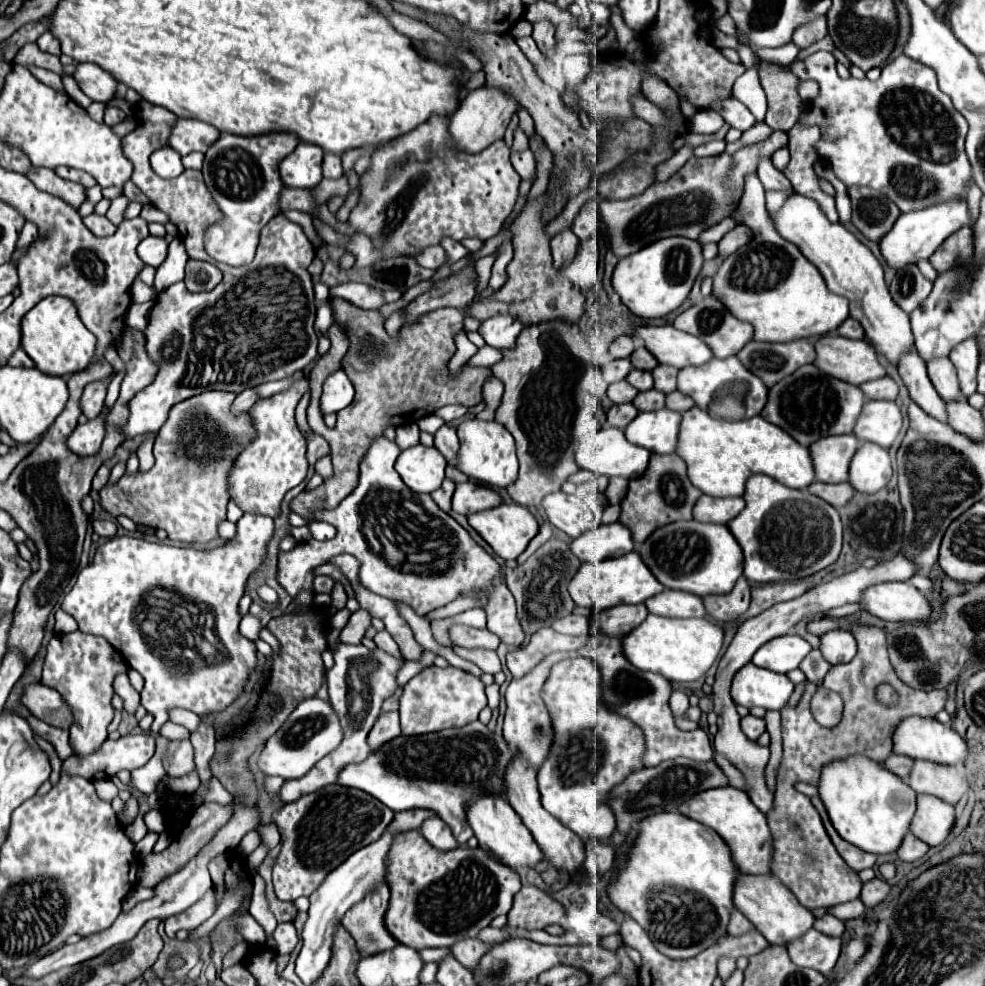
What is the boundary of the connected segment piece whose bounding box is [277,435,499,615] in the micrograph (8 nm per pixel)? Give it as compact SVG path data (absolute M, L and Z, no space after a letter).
M383 435L375 437L371 447L367 449L363 461L361 461L361 475L359 475L359 485L353 489L351 495L347 495L337 509L331 511L321 511L315 515L317 521L327 521L337 527L337 535L331 541L307 541L299 543L293 551L281 553L279 555L279 571L277 571L277 581L287 589L291 597L295 597L303 589L313 589L313 567L327 563L333 555L349 553L359 559L361 571L359 579L363 587L369 591L383 595L387 599L397 599L407 605L411 605L417 615L427 615L429 611L451 603L455 597L459 597L463 591L471 589L489 589L497 571L499 563L481 547L473 541L467 529L463 529L451 515L435 507L435 501L431 497L417 497L399 477L395 471L393 463L401 449L385 439Z

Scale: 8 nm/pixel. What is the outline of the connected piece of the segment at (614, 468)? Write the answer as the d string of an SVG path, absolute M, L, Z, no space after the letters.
M605 425L591 437L591 441L585 447L581 447L577 451L575 459L577 459L581 469L587 469L587 471L591 471L595 475L607 475L607 477L617 477L619 475L619 477L625 477L625 479L637 479L647 469L649 455L651 453L647 449L629 443L621 429Z

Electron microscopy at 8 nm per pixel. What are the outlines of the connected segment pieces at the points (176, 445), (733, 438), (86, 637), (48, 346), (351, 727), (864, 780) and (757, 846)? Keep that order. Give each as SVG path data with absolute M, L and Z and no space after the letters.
M205 391L205 393L195 395L193 399L185 399L183 403L177 403L175 407L171 407L169 417L167 417L167 423L163 423L163 427L159 429L159 433L157 433L157 437L155 437L155 447L153 447L155 465L153 465L149 471L135 471L133 475L127 475L127 473L125 473L119 481L107 483L107 485L99 491L103 511L107 511L107 513L113 515L113 517L125 515L125 517L137 521L139 525L149 525L149 527L155 527L155 529L165 529L171 541L181 541L181 543L209 543L209 541L213 541L213 539L219 539L217 527L219 527L221 521L227 519L229 475L231 475L231 467L233 467L233 463L235 463L239 451L243 451L243 447L247 447L247 443L255 437L255 427L251 425L251 415L249 415L249 411L245 411L243 415L231 415L231 405L233 405L235 397L237 397L237 393L227 393L227 391Z
M693 407L683 413L677 455L687 463L691 483L711 497L741 497L755 469L791 489L807 489L815 481L809 447L799 445L781 427L775 427L761 415L743 421L725 421Z
M83 631L55 635L47 645L41 683L59 691L73 713L69 731L75 755L93 753L107 739L107 725L113 721L113 679L119 673L127 673L127 665L113 661L113 655L115 649L107 639Z
M65 297L43 299L23 317L21 327L23 327L21 331L23 349L35 361L35 367L43 373L49 373L55 377L73 375L85 369L95 357L97 337L83 325L83 321L77 315L77 307L71 299L65 299Z
M341 645L335 653L333 653L335 665L333 669L327 671L327 687L329 687L329 701L333 705L333 709L337 711L343 731L345 731L345 739L343 743L331 751L325 759L321 759L307 775L293 779L293 781L285 781L285 785L281 787L279 795L283 803L295 801L301 795L313 793L325 785L331 785L337 781L337 773L341 767L349 765L349 763L357 763L363 761L369 753L371 747L367 743L367 735L371 731L371 727L375 725L379 713L381 713L381 705L387 697L391 697L399 685L397 685L397 673L403 667L403 659L395 657L383 649L367 649L363 645Z
M859 755L825 765L821 773L821 783L819 783L819 795L827 807L827 813L831 817L835 831L849 843L855 843L859 849L869 851L873 855L895 853L905 833L909 831L911 819L915 815L915 791L909 785L905 785L897 775L889 773L881 763L875 763Z
M731 785L719 789L707 789L703 793L693 795L685 801L679 811L711 829L715 829L723 841L731 847L733 861L741 873L749 875L769 875L771 873L771 859L773 859L773 839L771 829L767 825L767 817L751 803L749 795L741 789Z

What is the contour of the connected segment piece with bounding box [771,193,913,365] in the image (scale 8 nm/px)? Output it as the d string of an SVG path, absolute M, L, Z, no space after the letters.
M799 193L789 195L771 221L777 233L797 245L801 253L821 271L827 287L833 293L847 297L851 317L863 325L869 343L877 349L877 353L883 353L891 363L897 365L899 357L913 345L909 315L891 299L883 279L883 267L871 249L865 247L841 223L829 223L817 201Z

